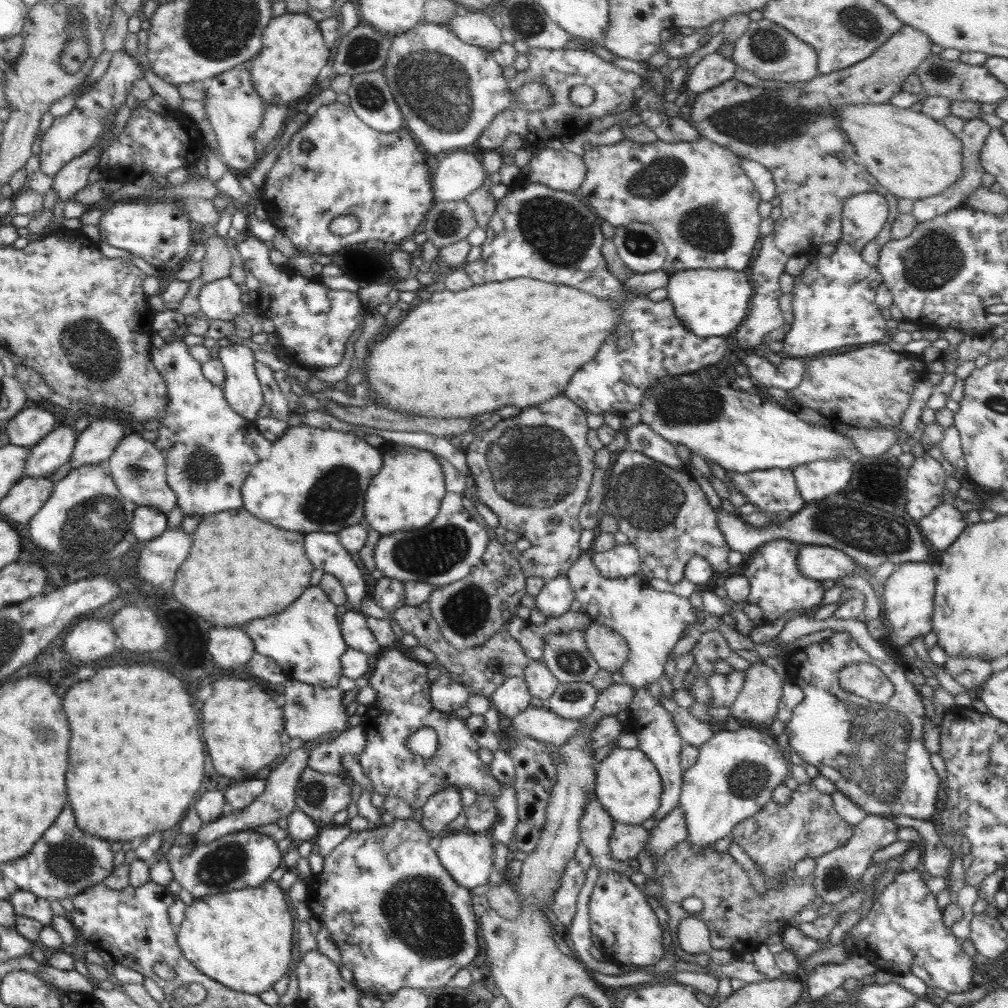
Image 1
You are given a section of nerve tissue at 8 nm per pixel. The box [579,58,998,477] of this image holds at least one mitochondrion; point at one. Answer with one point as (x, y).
(762, 119)

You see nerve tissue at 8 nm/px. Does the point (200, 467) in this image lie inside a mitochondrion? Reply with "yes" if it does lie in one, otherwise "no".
yes

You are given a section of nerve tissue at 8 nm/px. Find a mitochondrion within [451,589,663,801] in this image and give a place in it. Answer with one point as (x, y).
(573, 662)

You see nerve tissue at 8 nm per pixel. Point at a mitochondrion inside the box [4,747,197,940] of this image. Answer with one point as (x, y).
(69, 862)

